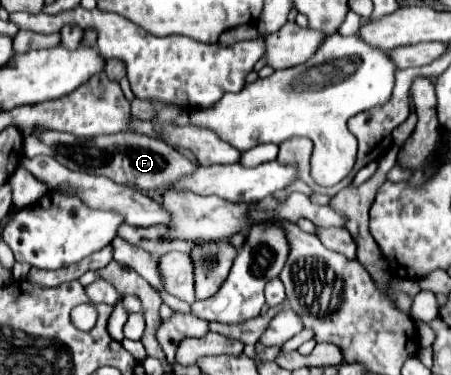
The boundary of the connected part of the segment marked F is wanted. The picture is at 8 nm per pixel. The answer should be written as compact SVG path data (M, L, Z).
M47 129L47 131L25 137L23 151L25 151L25 157L49 155L49 157L55 157L61 165L65 165L71 171L105 175L115 183L127 183L141 191L155 191L197 169L197 165L193 165L177 149L141 133L115 133L115 135L99 135L93 139L81 139L71 133L59 133L59 131Z

